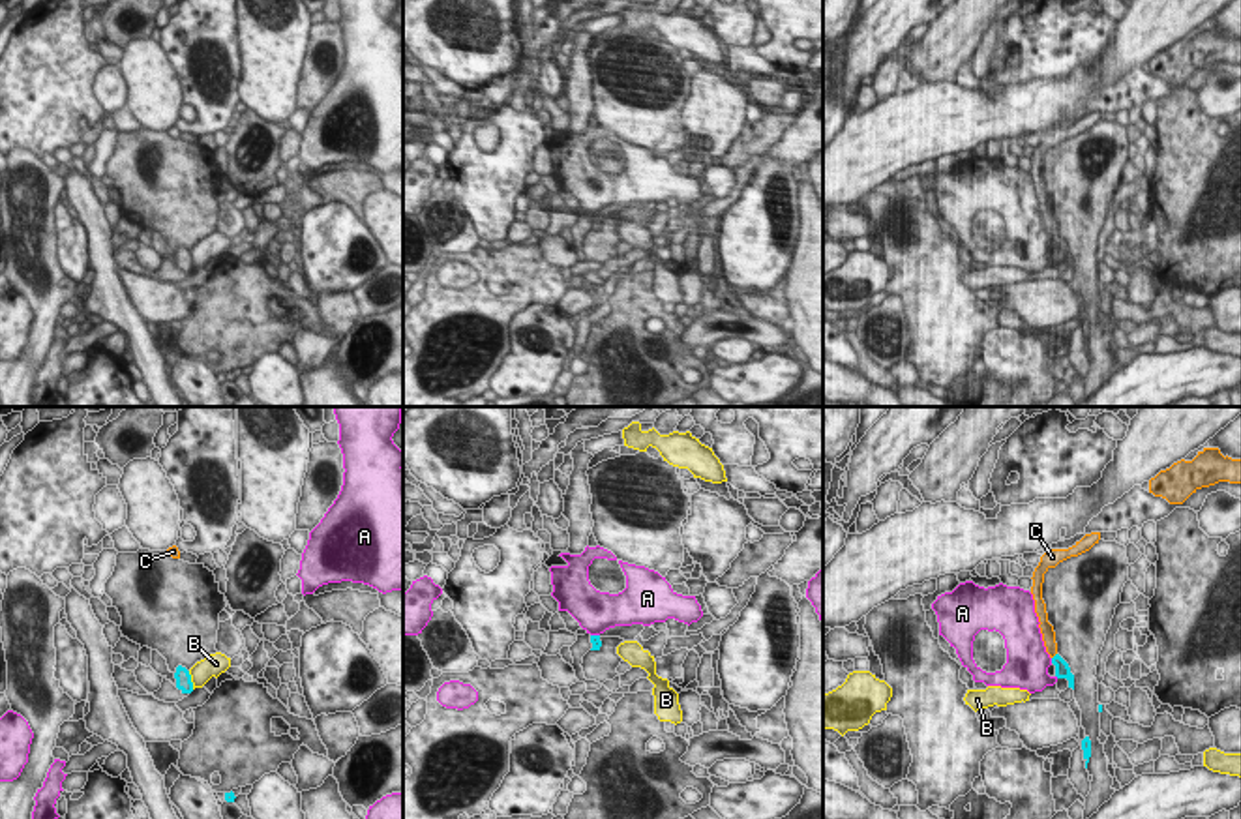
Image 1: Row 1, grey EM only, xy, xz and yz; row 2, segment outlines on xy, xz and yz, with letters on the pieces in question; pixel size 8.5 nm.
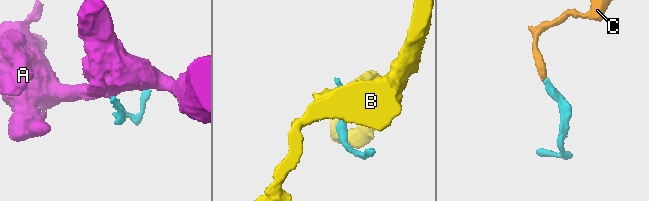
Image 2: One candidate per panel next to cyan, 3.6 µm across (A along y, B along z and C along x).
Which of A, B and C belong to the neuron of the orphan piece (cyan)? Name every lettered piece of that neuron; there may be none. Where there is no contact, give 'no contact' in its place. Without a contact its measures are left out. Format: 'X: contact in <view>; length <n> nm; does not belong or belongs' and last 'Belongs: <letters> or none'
A: contact in yz; length 50 nm; does not belong
B: contact in xy; length 170 nm; does not belong
C: contact in yz; length 70 nm; belongs
Belongs: C

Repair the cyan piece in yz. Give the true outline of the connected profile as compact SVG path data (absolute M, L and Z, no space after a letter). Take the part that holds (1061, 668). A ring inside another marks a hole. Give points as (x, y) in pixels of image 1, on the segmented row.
M1091 532L1091 534L1085 534L1080 542L1076 542L1069 549L1048 549L1040 557L1040 562L1035 568L1033 577L1031 577L1033 579L1031 594L1035 600L1035 613L1040 622L1039 628L1042 633L1046 652L1050 654L1052 663L1055 665L1055 677L1067 678L1069 688L1072 690L1074 690L1074 675L1070 673L1069 663L1057 654L1055 632L1054 632L1054 626L1048 622L1046 603L1042 600L1042 583L1044 583L1044 573L1050 568L1055 568L1059 562L1089 551L1095 544L1099 544L1099 540L1100 540L1100 532Z

